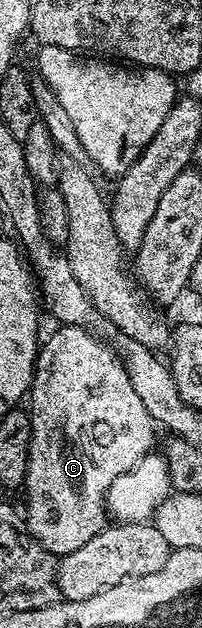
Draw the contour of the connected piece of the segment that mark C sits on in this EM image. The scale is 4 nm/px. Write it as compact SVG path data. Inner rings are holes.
M56 326L56 331L51 336L42 340L39 355L35 359L35 378L31 381L31 390L29 400L29 414L31 417L31 444L29 445L29 461L27 462L27 482L25 492L27 491L27 511L25 510L25 522L31 536L46 549L49 554L62 557L69 553L77 553L81 545L93 541L97 533L101 533L109 525L109 512L107 510L107 494L117 481L125 473L129 473L146 455L152 454L155 443L155 431L157 424L151 419L148 410L145 409L144 402L137 397L136 390L133 389L132 382L129 381L129 374L126 373L126 365L116 355L114 348L108 345L104 340L92 335L84 328Z

